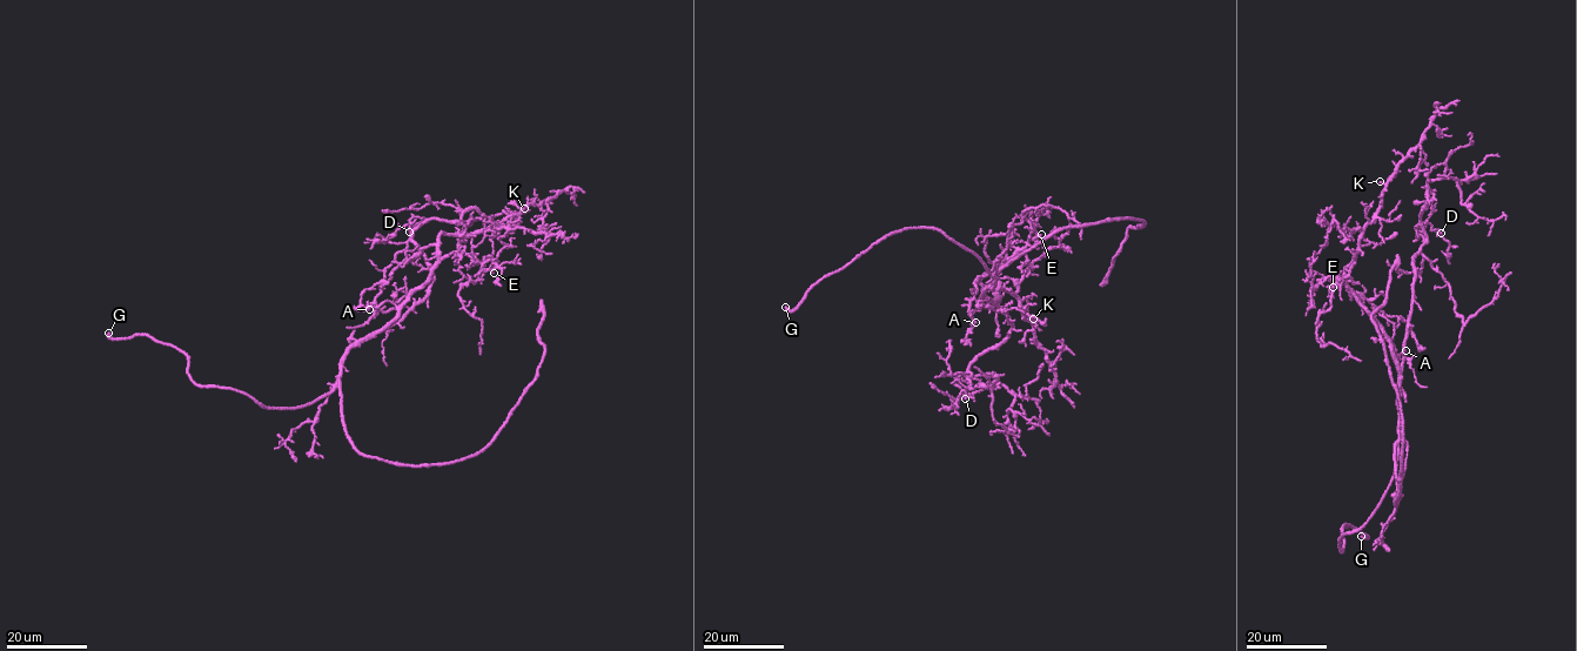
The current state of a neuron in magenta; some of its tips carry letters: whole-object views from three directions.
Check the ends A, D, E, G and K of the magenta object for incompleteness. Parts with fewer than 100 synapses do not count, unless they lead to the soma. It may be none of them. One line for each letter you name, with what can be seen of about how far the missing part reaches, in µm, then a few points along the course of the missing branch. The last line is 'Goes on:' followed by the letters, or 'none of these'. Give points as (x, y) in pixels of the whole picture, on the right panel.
G: 15 µm
Goes on: G

